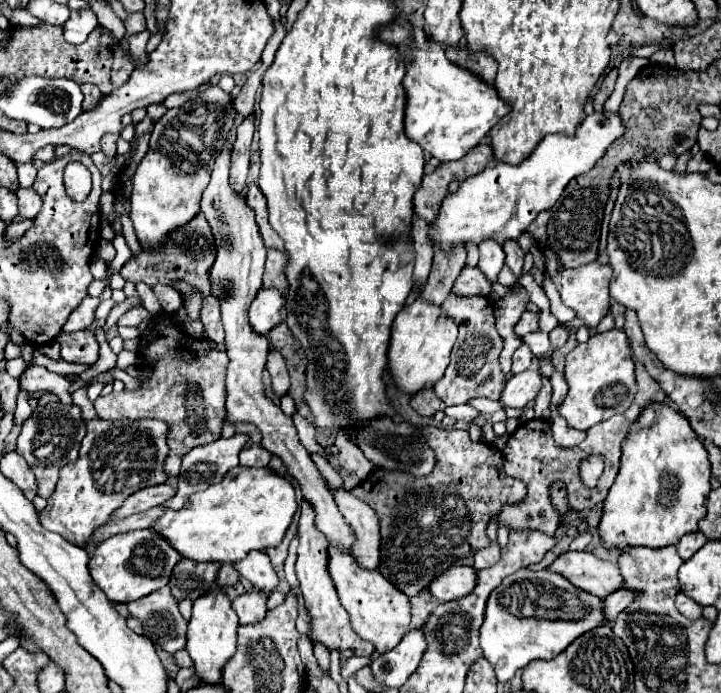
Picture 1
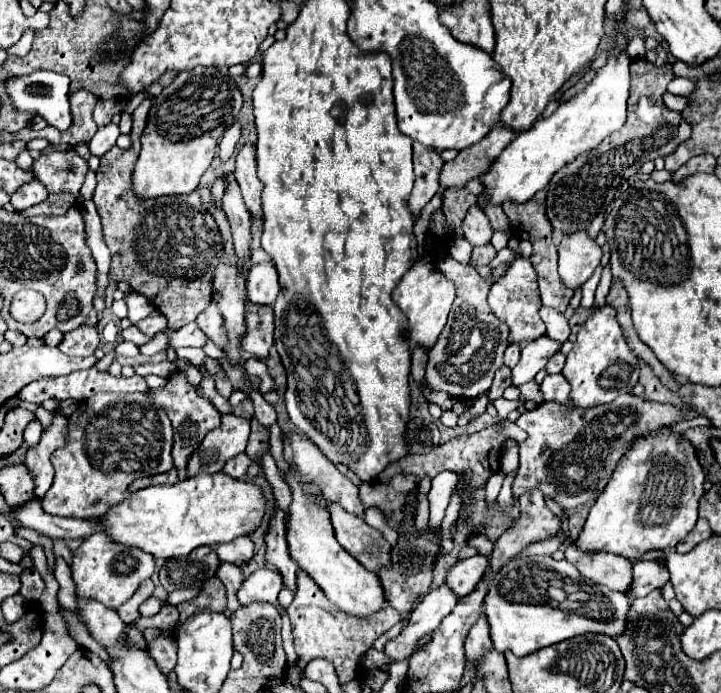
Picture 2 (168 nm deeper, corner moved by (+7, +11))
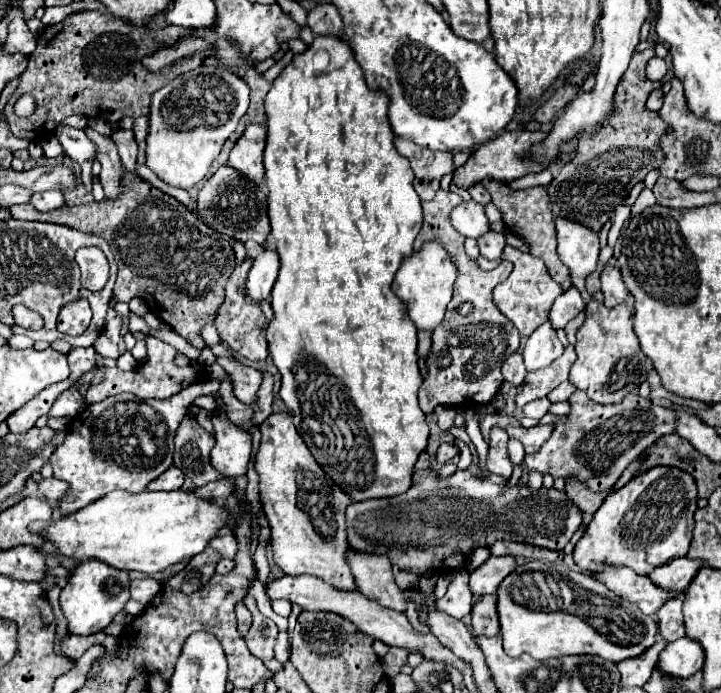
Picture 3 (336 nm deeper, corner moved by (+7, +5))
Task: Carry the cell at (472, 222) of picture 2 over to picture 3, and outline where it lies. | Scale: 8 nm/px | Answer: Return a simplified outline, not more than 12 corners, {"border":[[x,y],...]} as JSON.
{"border":[[472,200],[452,210],[460,234],[480,238],[488,232],[484,208]]}

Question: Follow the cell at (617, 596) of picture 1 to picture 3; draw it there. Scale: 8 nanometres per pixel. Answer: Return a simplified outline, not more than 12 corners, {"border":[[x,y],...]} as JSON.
{"border":[[676,558],[650,578],[666,590],[686,590],[704,562]]}

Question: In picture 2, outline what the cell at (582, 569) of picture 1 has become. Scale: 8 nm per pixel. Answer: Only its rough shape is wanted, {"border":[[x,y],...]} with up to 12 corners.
{"border":[[574,542],[564,557],[582,576],[624,592],[632,564],[616,554],[582,552]]}

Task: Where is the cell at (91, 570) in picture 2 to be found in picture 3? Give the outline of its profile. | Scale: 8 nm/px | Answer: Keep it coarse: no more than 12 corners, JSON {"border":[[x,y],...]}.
{"border":[[82,562],[60,594],[68,632],[104,630],[130,600],[130,578]]}

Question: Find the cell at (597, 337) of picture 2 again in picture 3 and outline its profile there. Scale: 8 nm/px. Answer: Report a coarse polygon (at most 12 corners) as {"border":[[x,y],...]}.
{"border":[[590,300],[570,382],[616,404],[646,380],[630,302]]}

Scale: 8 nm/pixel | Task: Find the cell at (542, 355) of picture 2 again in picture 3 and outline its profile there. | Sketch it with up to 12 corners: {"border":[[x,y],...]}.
{"border":[[544,322],[530,334],[522,356],[526,370],[550,366],[564,346]]}

